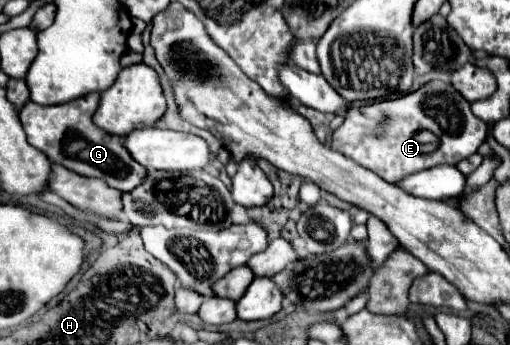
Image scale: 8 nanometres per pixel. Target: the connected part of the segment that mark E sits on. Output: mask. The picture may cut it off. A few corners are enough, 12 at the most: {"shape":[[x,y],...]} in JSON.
{"shape":[[443,80],[351,108],[331,148],[397,182],[475,154],[487,134]]}

